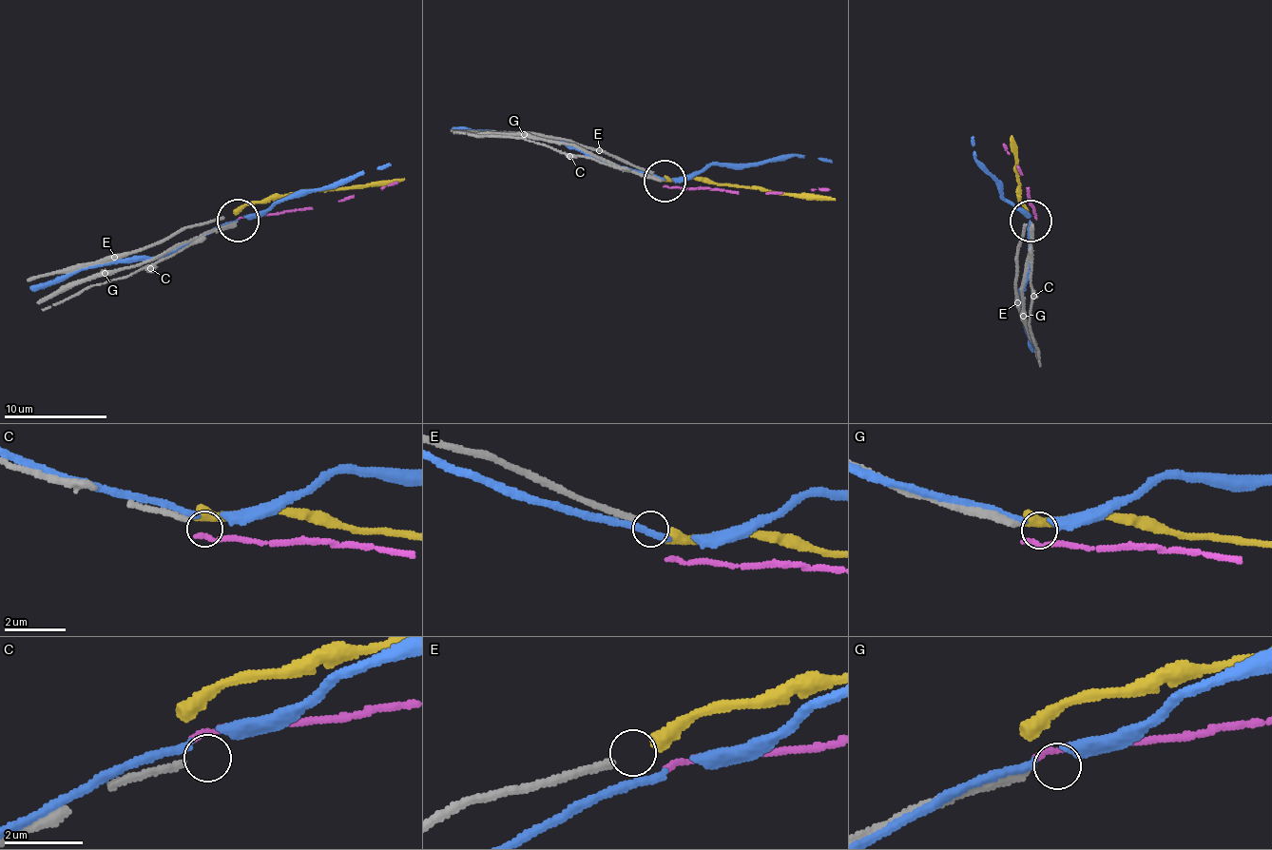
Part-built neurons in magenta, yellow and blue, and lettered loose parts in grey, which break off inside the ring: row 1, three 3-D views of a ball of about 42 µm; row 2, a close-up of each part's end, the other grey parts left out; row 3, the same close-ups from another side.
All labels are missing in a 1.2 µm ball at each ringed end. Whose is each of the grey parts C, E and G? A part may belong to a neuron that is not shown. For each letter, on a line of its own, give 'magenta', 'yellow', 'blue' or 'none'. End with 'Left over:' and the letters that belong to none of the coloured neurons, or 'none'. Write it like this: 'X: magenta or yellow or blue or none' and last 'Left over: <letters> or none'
C: none
E: yellow
G: none
Left over: C, G

